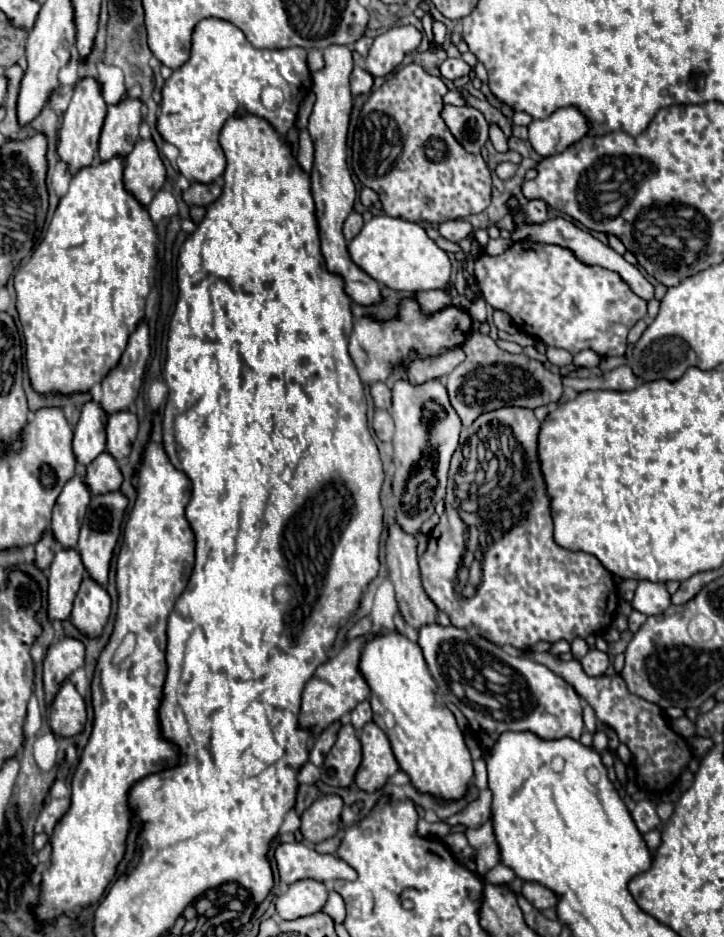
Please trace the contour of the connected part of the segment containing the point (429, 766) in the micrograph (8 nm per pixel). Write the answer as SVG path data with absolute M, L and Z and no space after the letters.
M381 630L365 642L359 672L369 684L373 722L387 734L399 768L409 774L419 792L429 792L443 800L457 800L473 780L471 754L451 710L437 694L437 684L427 668L417 642L395 630Z

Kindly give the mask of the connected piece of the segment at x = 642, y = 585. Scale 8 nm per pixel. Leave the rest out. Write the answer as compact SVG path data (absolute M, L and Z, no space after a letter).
M641 580L635 590L635 598L633 598L631 606L647 616L657 616L671 606L671 596L669 596L665 584Z

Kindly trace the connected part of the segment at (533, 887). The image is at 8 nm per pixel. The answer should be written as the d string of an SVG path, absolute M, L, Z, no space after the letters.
M525 882L521 894L523 894L537 910L547 910L547 908L553 908L553 906L557 904L557 896L555 896L551 890L547 890L545 886L541 886L541 884Z

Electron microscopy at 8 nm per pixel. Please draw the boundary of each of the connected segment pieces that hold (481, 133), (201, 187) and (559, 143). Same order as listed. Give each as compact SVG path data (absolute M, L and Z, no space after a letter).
M443 106L443 122L455 136L455 140L471 154L479 154L479 150L489 140L489 124L485 116L471 106Z
M221 182L213 184L191 184L189 190L183 192L183 200L187 206L209 206L221 194Z
M569 106L553 112L549 118L529 124L529 142L539 156L553 156L581 140L589 130L585 116Z

